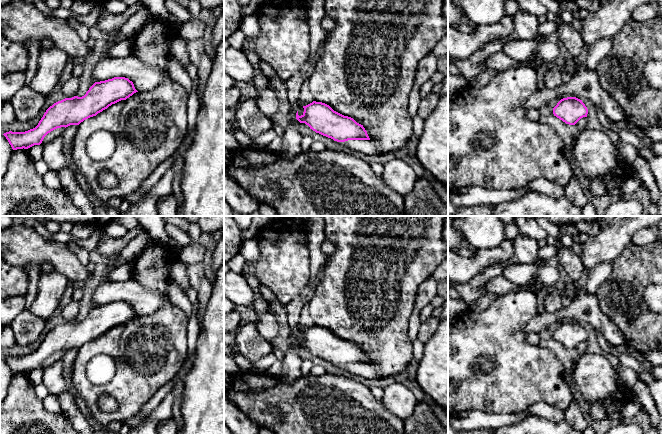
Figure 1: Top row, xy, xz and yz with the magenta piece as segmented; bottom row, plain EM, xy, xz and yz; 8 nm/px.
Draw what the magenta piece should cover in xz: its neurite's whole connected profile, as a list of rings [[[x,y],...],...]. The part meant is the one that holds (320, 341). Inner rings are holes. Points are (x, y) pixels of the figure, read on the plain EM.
[[[313,325],[303,332],[304,336],[301,340],[298,339],[297,335],[296,343],[300,347],[308,349],[316,357],[337,366],[370,364],[363,349],[351,341],[334,335],[325,327]]]

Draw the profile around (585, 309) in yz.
[[[583,290],[580,296],[573,300],[568,307],[563,307],[559,314],[548,312],[537,314],[526,324],[524,332],[526,334],[540,333],[559,320],[561,322],[571,320],[580,324],[587,323],[597,332],[600,331],[609,344],[617,348],[625,348],[628,351],[628,341],[620,329],[602,312],[596,294]]]

